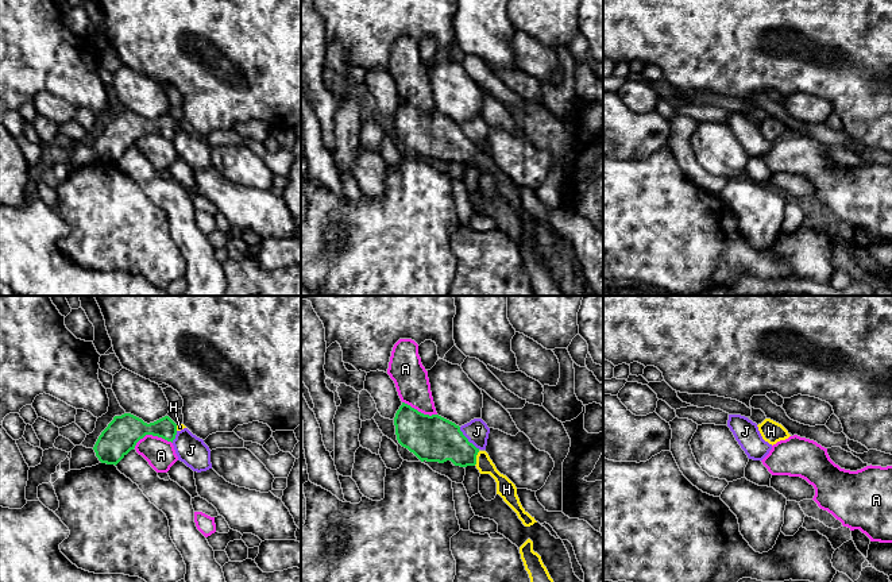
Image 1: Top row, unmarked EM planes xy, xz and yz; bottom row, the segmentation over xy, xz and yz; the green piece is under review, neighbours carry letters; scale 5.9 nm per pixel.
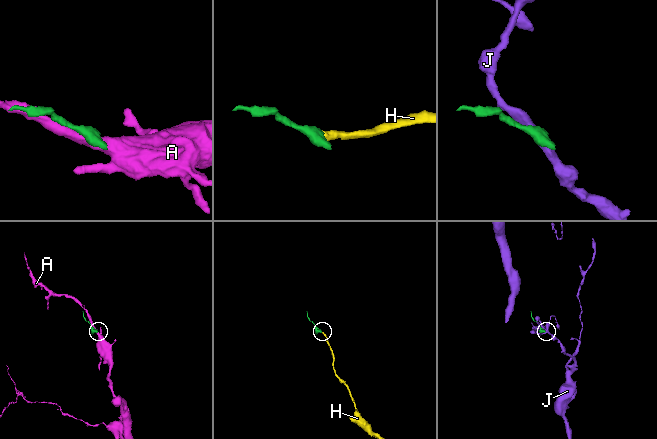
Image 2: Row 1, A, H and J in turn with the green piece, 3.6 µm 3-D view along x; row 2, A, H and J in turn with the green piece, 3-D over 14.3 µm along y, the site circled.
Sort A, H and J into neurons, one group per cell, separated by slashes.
A / H / J

